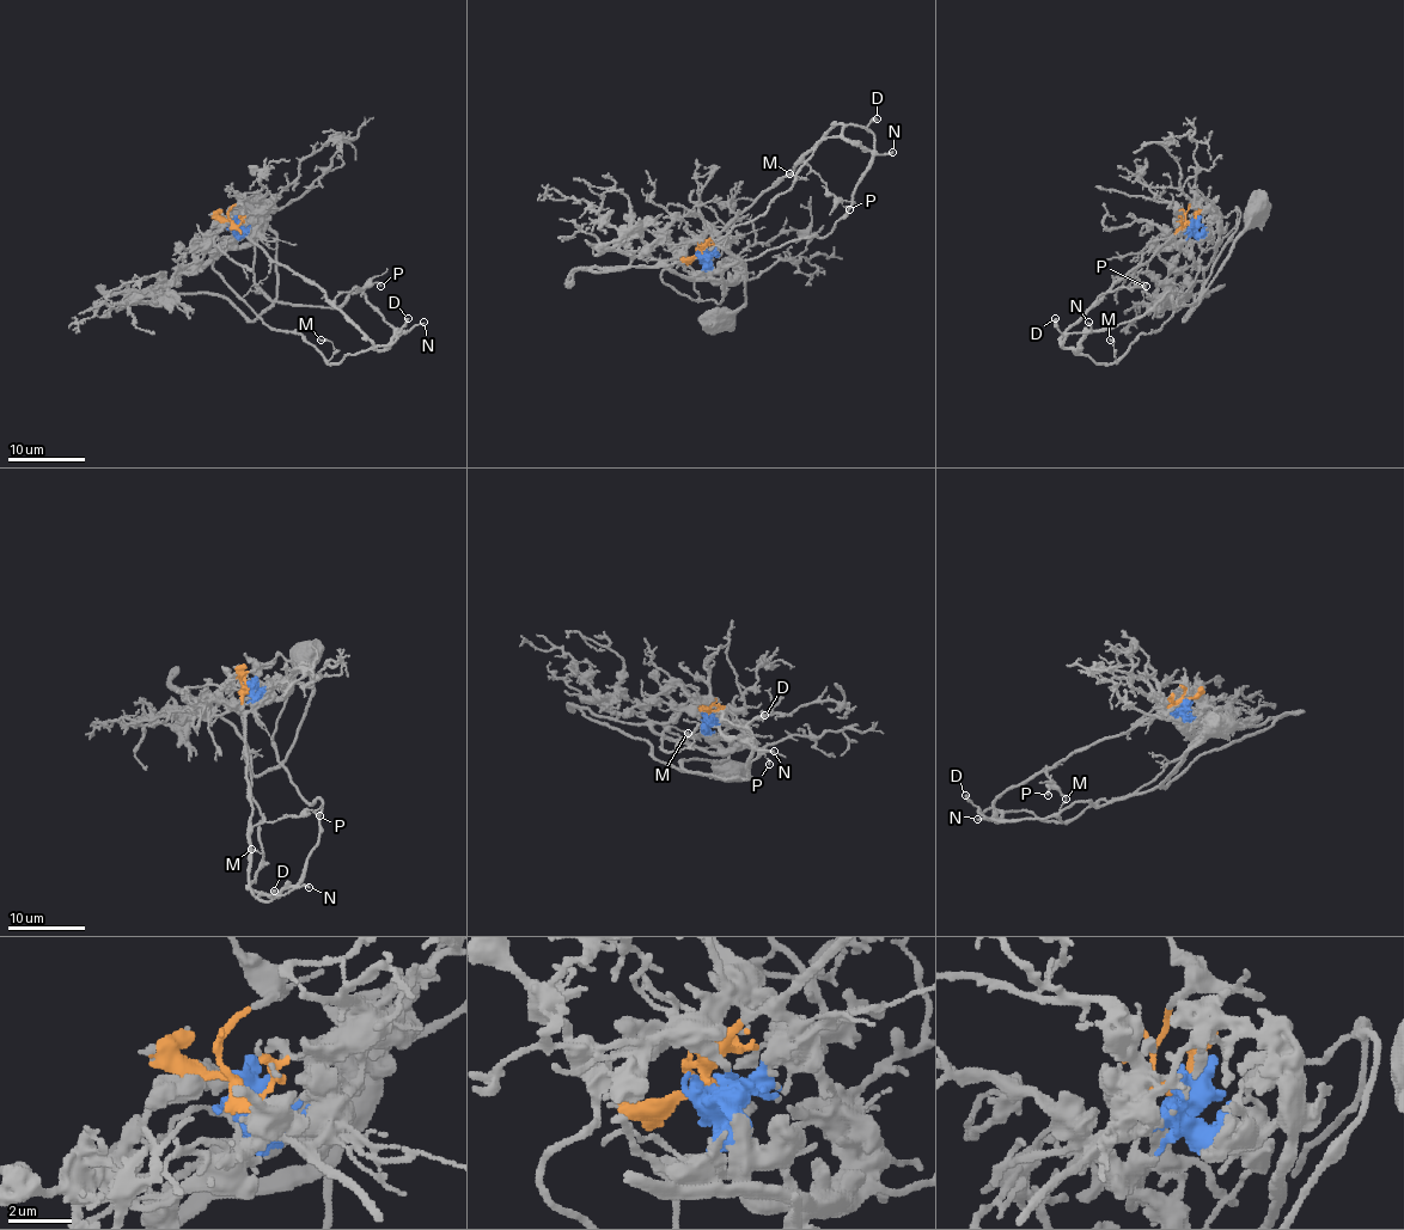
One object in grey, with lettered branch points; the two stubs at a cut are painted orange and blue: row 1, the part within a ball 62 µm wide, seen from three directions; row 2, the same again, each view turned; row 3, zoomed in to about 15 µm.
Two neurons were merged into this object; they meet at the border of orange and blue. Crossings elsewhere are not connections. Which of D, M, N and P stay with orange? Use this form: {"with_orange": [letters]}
{"with_orange": ["D", "M", "N", "P"]}

